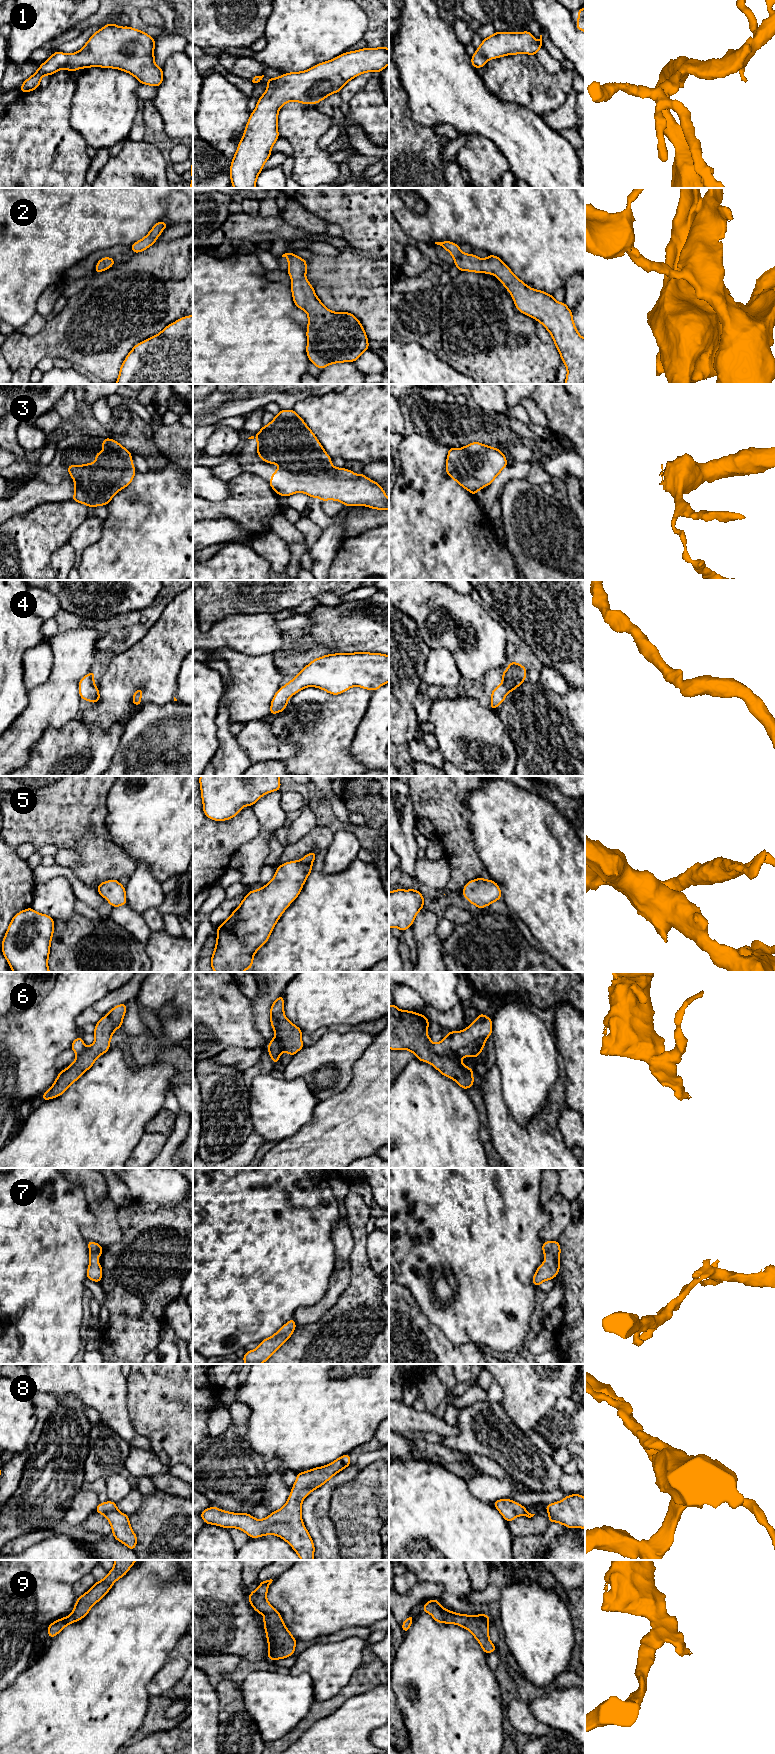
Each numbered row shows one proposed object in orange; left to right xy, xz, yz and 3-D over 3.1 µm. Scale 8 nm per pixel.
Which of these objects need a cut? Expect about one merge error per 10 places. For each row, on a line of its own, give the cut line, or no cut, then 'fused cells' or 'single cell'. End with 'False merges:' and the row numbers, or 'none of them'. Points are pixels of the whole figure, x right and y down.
1: cut none; single cell
2: cut none; single cell
3: cut none; single cell
4: cut none; single cell
5: cut none; single cell
6: cut yz (430, 1044), (430, 1047), (436, 1053), (454, 1052), (460, 1057); fused cells
7: cut none; single cell
8: cut none; single cell
9: cut none; single cell
False merges: 6

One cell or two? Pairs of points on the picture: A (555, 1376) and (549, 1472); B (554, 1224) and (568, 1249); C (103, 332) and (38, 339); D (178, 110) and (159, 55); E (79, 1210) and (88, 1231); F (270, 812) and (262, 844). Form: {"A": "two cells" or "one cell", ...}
{"A": "two cells", "B": "two cells", "C": "one cell", "D": "two cells", "E": "two cells", "F": "one cell"}

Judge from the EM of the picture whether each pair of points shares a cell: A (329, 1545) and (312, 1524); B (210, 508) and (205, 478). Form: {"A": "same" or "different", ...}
{"A": "same", "B": "different"}

